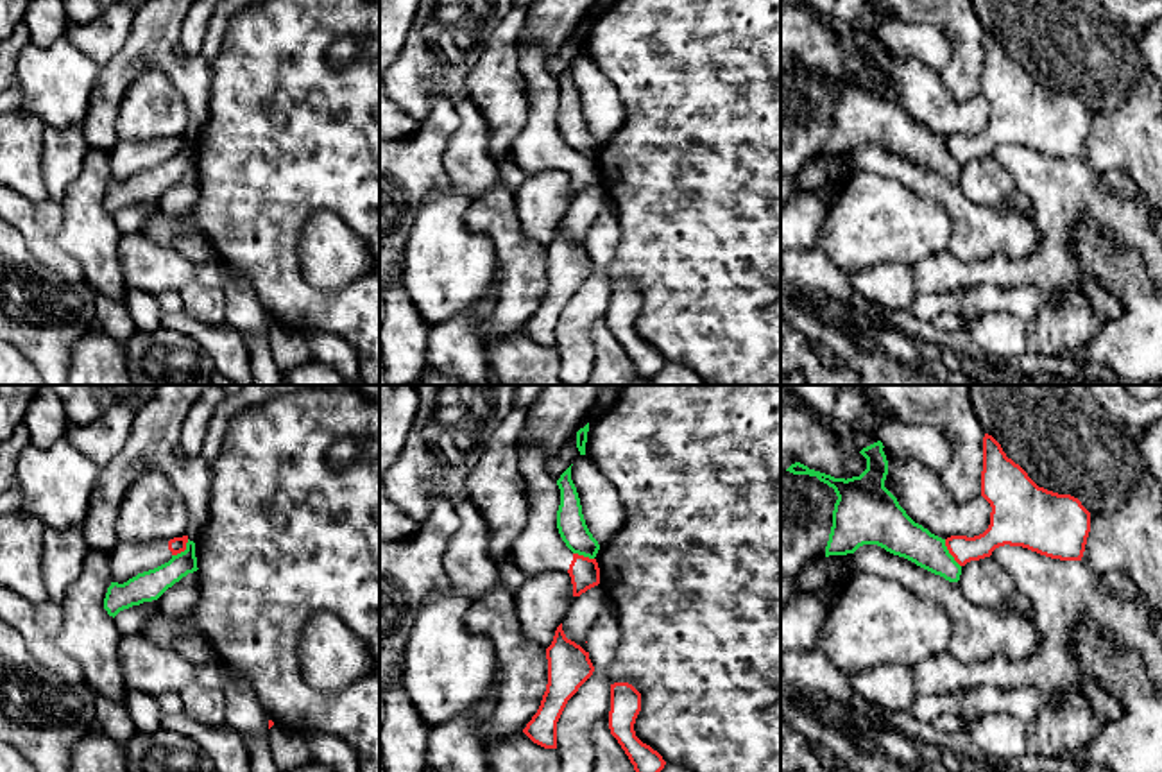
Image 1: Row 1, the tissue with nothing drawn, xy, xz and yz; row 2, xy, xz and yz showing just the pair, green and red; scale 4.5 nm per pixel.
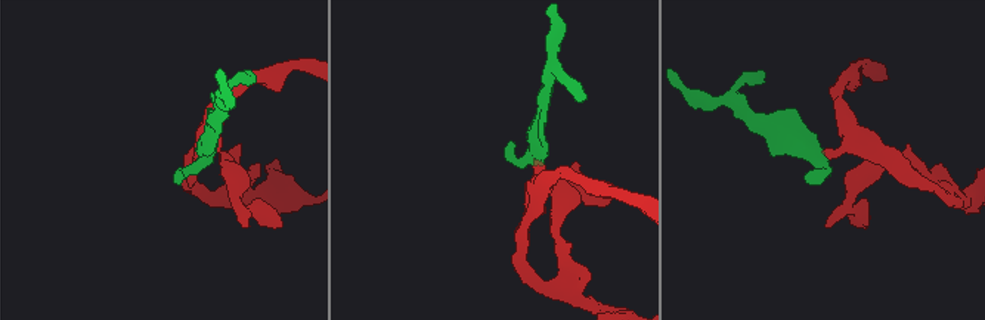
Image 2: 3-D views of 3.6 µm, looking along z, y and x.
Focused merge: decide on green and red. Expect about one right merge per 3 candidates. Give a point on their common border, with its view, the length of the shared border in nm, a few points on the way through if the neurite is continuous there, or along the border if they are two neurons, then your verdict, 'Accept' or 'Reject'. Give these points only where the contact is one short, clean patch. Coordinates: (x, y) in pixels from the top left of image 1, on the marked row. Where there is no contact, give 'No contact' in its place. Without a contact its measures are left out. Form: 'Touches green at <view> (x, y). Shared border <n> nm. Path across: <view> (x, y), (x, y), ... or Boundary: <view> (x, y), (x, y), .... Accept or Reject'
Touches green at yz (949, 554). Shared border 150 nm. Boundary: yz (944, 540), (944, 545), (960, 566). Reject

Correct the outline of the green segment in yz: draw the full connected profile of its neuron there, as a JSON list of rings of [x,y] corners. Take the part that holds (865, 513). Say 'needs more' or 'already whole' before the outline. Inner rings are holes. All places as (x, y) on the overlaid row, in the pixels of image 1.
already whole; [[[881,441],[863,448],[859,453],[867,459],[867,469],[847,480],[809,469],[800,462],[786,469],[793,475],[816,476],[838,496],[825,557],[877,545],[949,582],[958,582],[961,566],[949,553],[945,539],[915,523],[884,487],[888,460],[883,448]]]

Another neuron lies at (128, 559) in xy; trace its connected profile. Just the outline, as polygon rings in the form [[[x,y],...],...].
[[[188,536],[161,543],[120,543],[109,553],[113,582],[124,584],[138,573],[154,570],[186,550]]]

